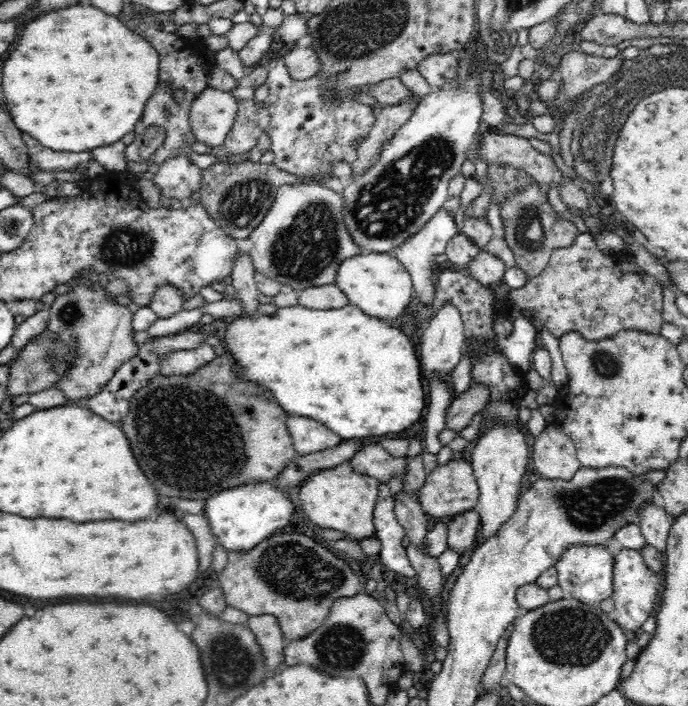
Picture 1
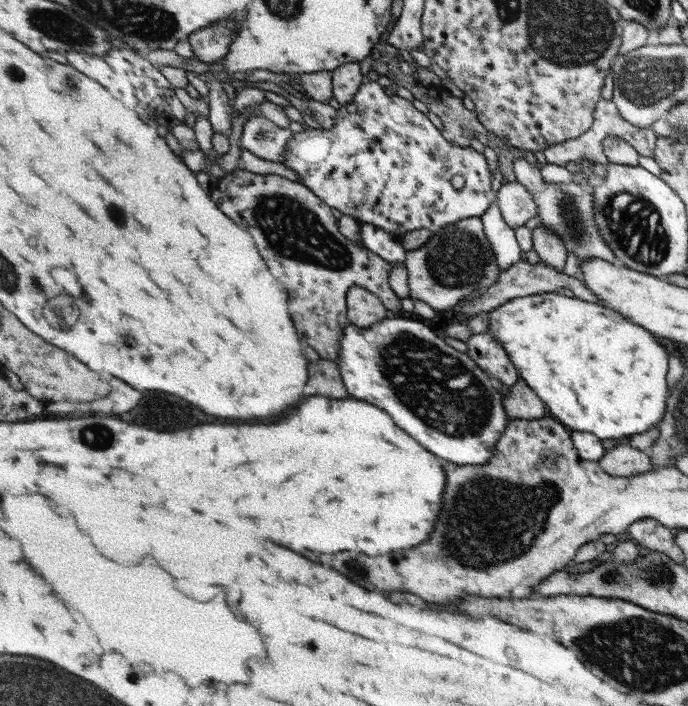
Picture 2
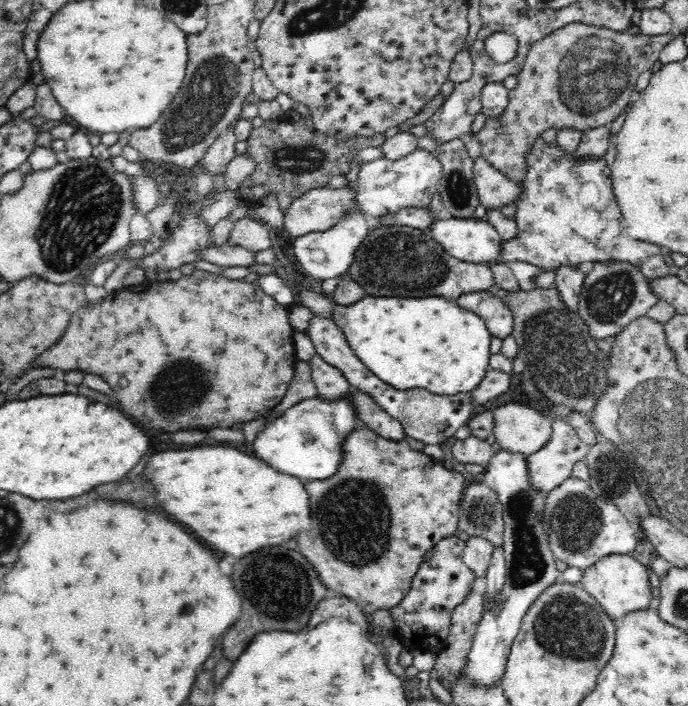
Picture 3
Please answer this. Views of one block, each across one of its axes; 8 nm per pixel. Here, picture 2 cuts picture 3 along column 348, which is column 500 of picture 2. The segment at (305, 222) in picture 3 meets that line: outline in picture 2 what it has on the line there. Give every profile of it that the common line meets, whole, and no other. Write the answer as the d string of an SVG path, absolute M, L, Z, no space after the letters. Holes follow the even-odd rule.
M507 182L497 192L497 196L499 196L497 204L503 210L505 220L515 230L523 228L529 218L537 218L537 214L539 214L539 206L533 200L533 194L529 190L525 190L525 186L521 182Z

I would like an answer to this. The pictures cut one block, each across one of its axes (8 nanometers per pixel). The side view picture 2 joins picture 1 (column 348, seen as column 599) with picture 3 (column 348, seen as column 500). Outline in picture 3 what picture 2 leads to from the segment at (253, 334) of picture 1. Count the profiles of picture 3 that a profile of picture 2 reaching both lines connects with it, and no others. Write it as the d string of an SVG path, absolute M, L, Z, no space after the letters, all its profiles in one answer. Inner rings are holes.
M364 296L364 300L350 308L338 306L334 322L346 332L350 346L362 358L362 362L382 380L392 382L392 386L398 386L400 390L422 386L434 394L472 394L476 388L480 388L480 382L488 376L490 370L488 362L492 356L492 332L488 330L484 316L446 296L420 296L414 300L398 296Z

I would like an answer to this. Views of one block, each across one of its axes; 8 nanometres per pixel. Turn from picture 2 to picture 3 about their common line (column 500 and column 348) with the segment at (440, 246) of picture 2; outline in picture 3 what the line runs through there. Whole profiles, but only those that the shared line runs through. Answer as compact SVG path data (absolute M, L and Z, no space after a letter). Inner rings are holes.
M382 218L378 226L368 230L368 234L362 238L344 276L358 284L366 296L398 296L412 300L420 296L446 296L456 300L464 292L490 290L496 284L490 264L458 260L422 228L414 228L410 224L392 224Z

